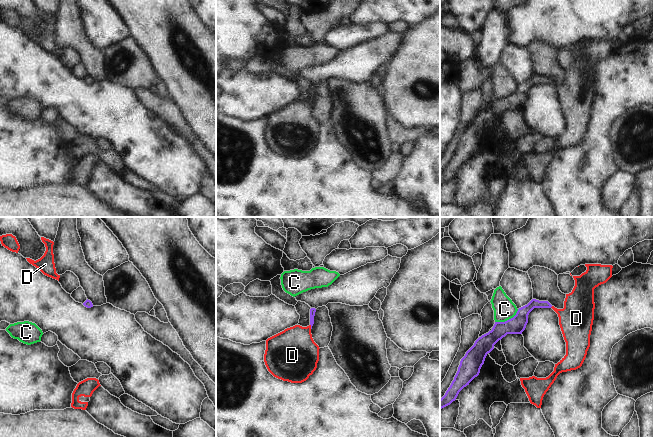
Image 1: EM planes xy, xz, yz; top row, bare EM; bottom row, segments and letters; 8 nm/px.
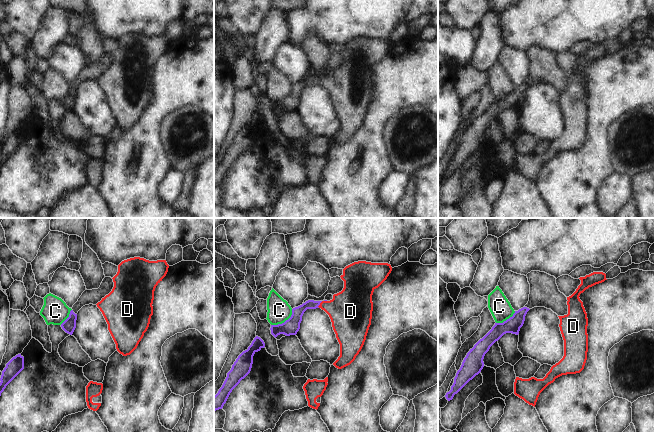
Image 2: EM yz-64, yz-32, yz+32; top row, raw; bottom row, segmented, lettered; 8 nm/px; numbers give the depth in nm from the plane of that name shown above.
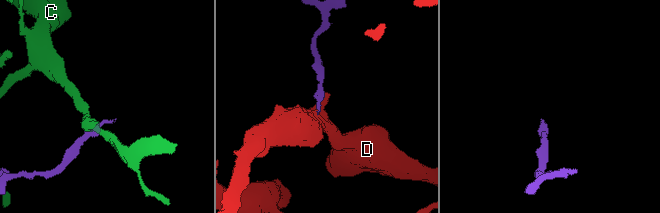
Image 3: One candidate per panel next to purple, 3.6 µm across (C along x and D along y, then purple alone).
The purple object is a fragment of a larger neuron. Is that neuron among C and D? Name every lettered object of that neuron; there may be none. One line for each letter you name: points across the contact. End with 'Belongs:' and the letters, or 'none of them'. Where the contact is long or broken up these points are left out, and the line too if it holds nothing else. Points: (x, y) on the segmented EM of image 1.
D: runs through xz (312, 311), (311, 326), (297, 340), (293, 351)
Belongs: D

